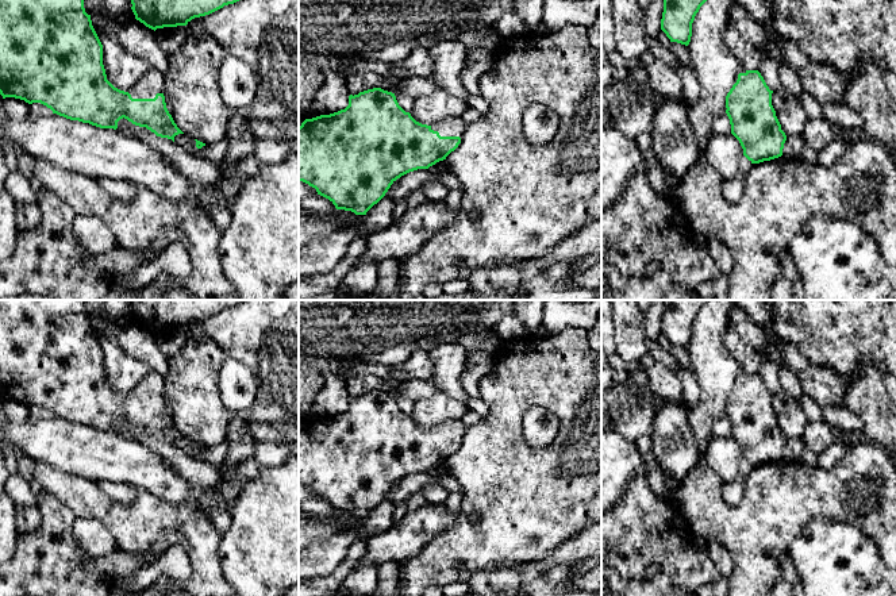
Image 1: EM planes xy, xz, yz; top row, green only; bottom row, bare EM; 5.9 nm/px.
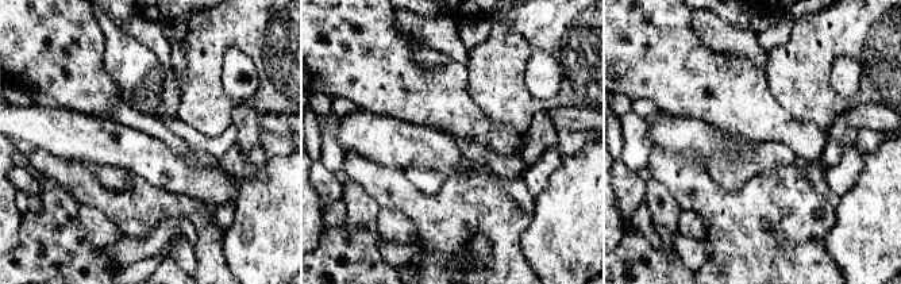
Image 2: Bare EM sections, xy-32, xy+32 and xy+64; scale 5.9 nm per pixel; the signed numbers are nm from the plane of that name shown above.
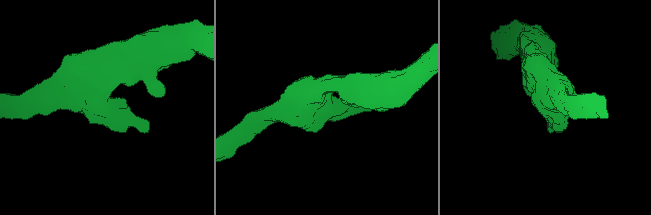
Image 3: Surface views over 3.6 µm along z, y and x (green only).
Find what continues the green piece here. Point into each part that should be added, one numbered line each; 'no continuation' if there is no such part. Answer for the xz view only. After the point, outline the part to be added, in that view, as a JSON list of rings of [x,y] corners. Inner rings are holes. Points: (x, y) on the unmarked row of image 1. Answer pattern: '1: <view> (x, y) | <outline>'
1: xz (450, 429) | [[[446,420],[431,427],[431,432],[438,434],[441,439],[462,439],[466,426],[462,420]]]

